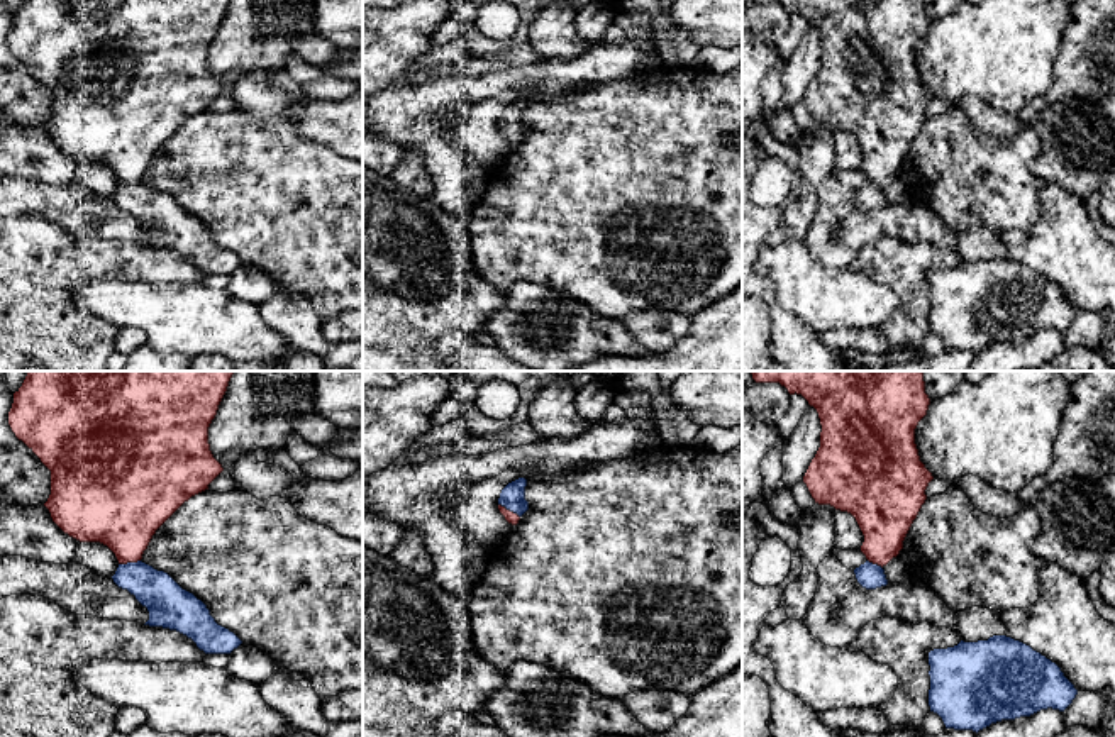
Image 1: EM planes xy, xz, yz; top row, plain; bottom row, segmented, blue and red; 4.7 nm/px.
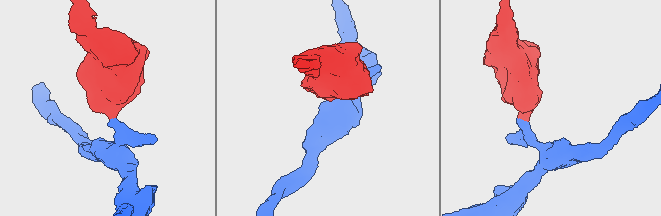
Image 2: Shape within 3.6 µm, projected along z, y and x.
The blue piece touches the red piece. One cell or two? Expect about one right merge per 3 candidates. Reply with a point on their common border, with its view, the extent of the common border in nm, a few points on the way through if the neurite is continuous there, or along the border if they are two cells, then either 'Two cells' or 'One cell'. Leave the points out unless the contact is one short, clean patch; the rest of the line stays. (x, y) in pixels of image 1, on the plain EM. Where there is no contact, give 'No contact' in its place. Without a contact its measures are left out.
Touches blue at xy (129, 183). Shared border 110 nm. Path across: xy (165, 221), (129, 183), (124, 131). One cell

